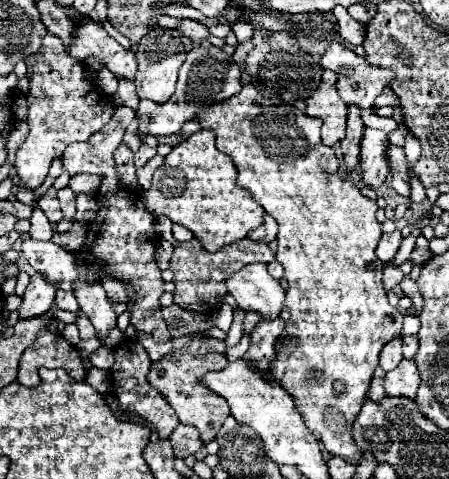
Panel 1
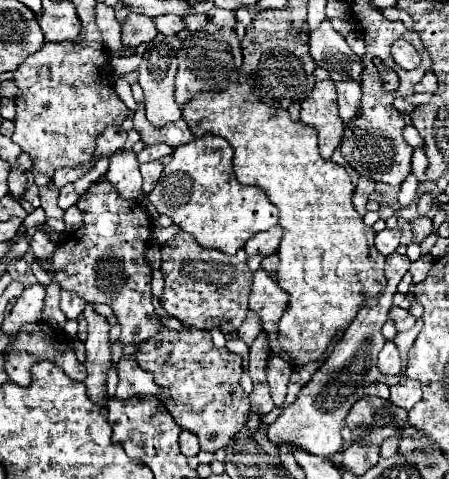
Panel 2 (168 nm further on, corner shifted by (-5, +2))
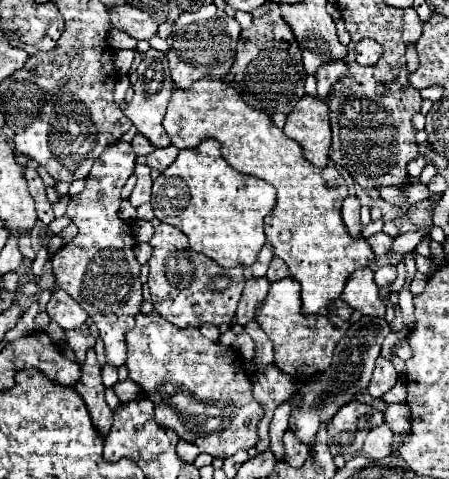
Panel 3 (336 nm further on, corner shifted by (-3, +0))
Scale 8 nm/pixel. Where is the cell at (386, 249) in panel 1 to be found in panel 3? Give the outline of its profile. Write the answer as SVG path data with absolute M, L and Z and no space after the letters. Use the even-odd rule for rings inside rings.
M377 232L377 234L369 236L369 244L371 244L371 248L373 248L373 252L375 252L377 256L383 256L383 254L387 254L387 252L391 250L393 238L387 236L385 232Z

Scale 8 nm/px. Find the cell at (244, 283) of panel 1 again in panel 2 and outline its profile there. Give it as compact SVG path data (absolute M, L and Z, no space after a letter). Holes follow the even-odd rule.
M257 270L253 274L253 288L249 294L249 310L257 312L261 318L261 326L269 338L273 354L289 360L289 354L281 352L281 344L277 342L277 322L281 320L281 314L287 310L289 296L281 286L271 280L271 276L265 270Z

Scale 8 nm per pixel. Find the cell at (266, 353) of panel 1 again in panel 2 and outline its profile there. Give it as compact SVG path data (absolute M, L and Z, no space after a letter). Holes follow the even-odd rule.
M271 354L269 364L267 364L267 382L269 382L269 388L271 388L271 398L273 398L277 408L285 402L287 382L291 378L291 372L293 372L293 368L285 360Z

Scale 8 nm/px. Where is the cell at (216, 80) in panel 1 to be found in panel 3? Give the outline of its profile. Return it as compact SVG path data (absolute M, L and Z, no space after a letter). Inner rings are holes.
M215 4L201 6L195 12L183 12L175 20L173 34L167 38L167 44L169 44L167 58L169 58L171 78L175 86L181 90L187 90L191 88L193 82L201 78L219 80L219 76L227 76L235 60L235 46L237 46L239 32L241 32L241 26L237 24L237 20L227 18L227 14L219 10Z

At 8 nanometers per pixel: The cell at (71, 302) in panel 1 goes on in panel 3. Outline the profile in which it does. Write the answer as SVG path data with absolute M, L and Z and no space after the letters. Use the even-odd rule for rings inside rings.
M57 288L51 294L51 300L47 304L47 314L65 330L79 328L87 320L87 312L63 288Z

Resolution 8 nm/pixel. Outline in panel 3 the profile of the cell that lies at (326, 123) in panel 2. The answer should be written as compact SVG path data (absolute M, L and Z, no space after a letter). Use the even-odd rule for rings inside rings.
M303 96L303 100L299 100L299 104L287 116L283 132L303 146L305 158L315 166L323 168L329 162L329 106L317 96Z

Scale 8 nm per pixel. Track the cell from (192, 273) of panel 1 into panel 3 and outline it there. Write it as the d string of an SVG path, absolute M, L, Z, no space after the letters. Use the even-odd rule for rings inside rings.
M159 224L149 244L153 246L153 256L149 258L151 270L147 284L155 312L179 328L201 328L207 322L221 326L235 318L235 308L247 282L243 276L243 266L223 268L211 258L191 250L187 236L171 224Z

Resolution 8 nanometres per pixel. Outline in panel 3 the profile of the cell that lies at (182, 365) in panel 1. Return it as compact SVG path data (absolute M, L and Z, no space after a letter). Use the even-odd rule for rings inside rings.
M157 312L135 316L135 330L127 332L127 368L129 378L139 382L145 396L155 404L155 418L165 428L173 428L181 440L197 444L201 452L213 458L231 458L237 450L247 450L259 442L257 424L263 418L261 404L251 394L251 382L241 370L233 348L207 340L199 328L177 328Z

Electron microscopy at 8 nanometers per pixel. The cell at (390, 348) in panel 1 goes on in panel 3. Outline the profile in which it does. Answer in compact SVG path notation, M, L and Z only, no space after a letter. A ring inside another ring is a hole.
M379 356L375 372L373 372L373 378L371 378L371 384L367 388L369 394L375 396L375 398L381 398L395 382L397 382L397 372L395 372L393 364L387 358Z

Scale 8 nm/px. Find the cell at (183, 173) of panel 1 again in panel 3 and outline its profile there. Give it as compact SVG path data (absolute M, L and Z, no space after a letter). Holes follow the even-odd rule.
M203 140L197 148L185 148L179 152L175 162L153 182L153 196L151 206L155 216L161 222L169 222L183 230L189 238L189 246L195 252L201 252L213 258L219 266L233 268L237 264L249 266L251 260L257 258L259 250L265 246L265 218L271 214L275 206L275 188L265 180L243 176L235 172L221 156L221 144L217 140Z

